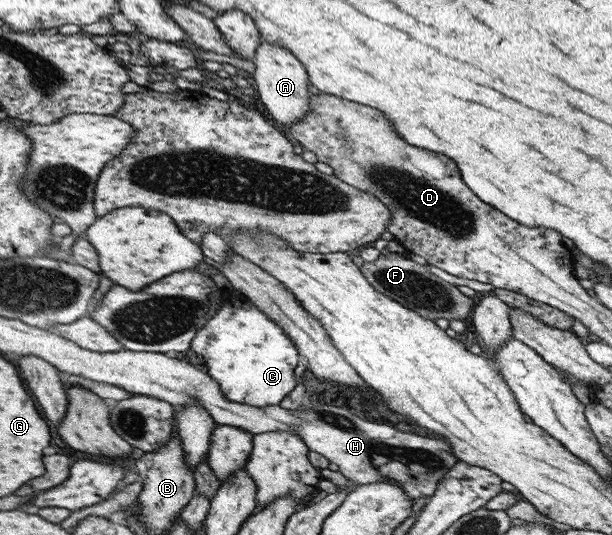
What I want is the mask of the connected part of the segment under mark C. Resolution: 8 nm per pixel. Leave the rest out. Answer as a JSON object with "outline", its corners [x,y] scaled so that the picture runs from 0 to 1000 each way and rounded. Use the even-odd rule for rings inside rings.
{"outline":[[[391,551],[359,553],[351,587],[314,628],[307,667],[333,680],[330,690],[353,712],[373,751],[415,763],[451,759],[487,718],[480,710],[485,658],[474,632],[412,564]]]}

